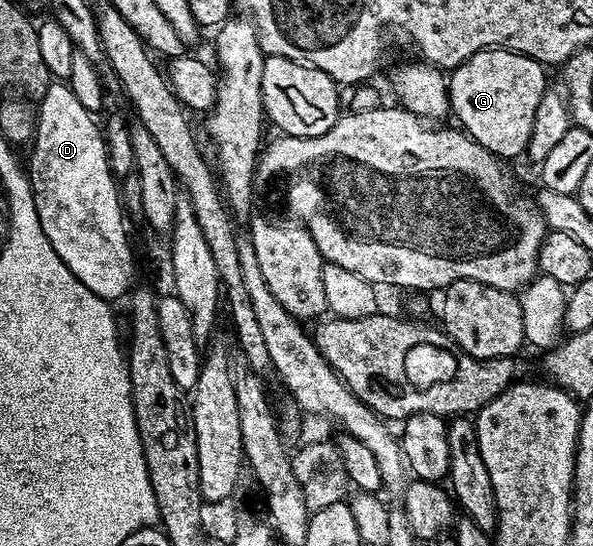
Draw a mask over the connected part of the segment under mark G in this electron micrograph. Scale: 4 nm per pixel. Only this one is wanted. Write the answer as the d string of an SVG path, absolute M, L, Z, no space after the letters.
M491 49L477 51L468 61L448 75L450 110L458 118L461 130L503 161L521 156L532 135L532 117L536 105L548 90L543 64L516 51Z

